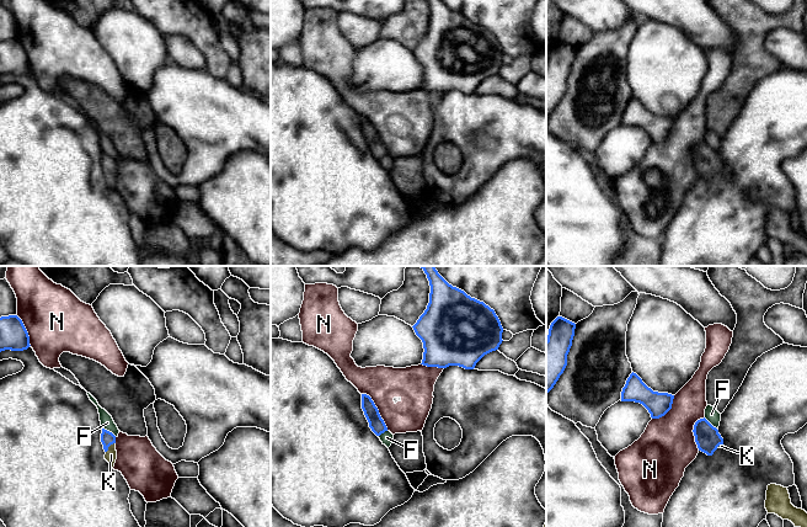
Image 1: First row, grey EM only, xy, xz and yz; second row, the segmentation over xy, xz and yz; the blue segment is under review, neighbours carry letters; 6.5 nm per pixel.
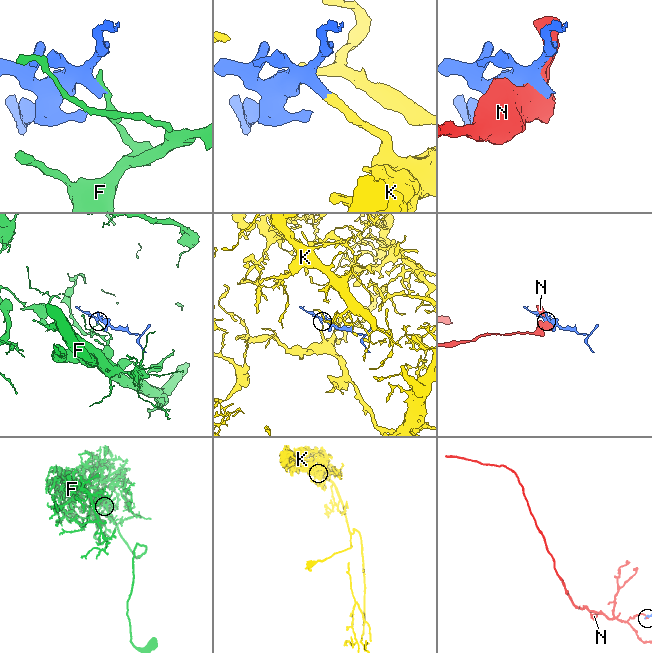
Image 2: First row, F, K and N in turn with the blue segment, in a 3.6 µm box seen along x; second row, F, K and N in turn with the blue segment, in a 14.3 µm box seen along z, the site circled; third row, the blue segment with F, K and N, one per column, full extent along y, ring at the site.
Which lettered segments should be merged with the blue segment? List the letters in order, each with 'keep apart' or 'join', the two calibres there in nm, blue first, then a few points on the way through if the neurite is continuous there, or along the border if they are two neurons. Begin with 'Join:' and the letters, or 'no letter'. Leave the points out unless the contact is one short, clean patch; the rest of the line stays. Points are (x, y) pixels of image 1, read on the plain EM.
Join: K
F: keep apart; 90 nm thick on the blue side, 90 nm on the other; border along xy (102, 152), (116, 160)
K: join; 90 nm thick on the blue side, 80 nm on the other; runs through xy (107, 163), (108, 170), (111, 179)
N: keep apart; 100 nm thick on the blue side, 220 nm on the other

